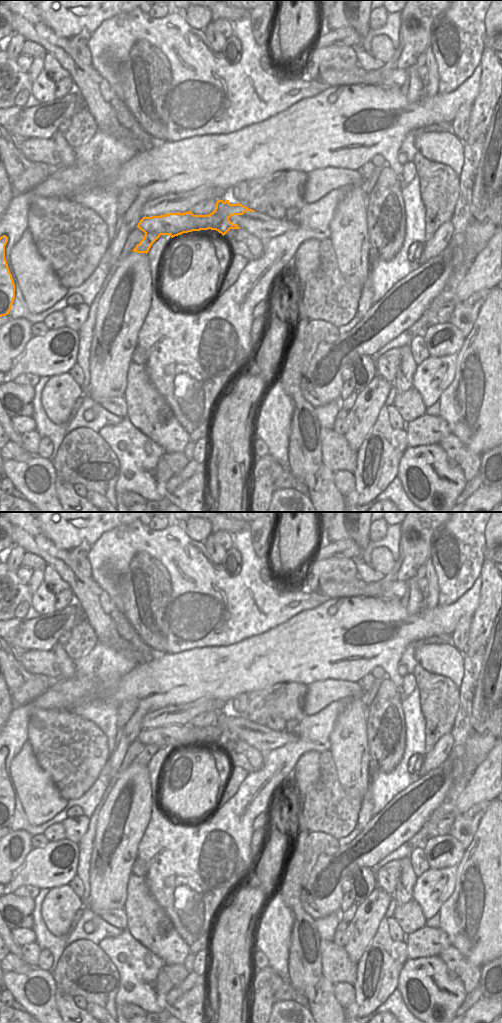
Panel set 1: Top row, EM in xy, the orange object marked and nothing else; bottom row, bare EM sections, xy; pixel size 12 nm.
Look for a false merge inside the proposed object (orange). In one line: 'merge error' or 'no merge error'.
merge error

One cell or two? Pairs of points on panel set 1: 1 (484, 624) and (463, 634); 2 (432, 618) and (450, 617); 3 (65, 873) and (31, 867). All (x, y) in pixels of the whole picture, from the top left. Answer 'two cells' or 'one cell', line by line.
1: two cells
2: one cell
3: one cell

